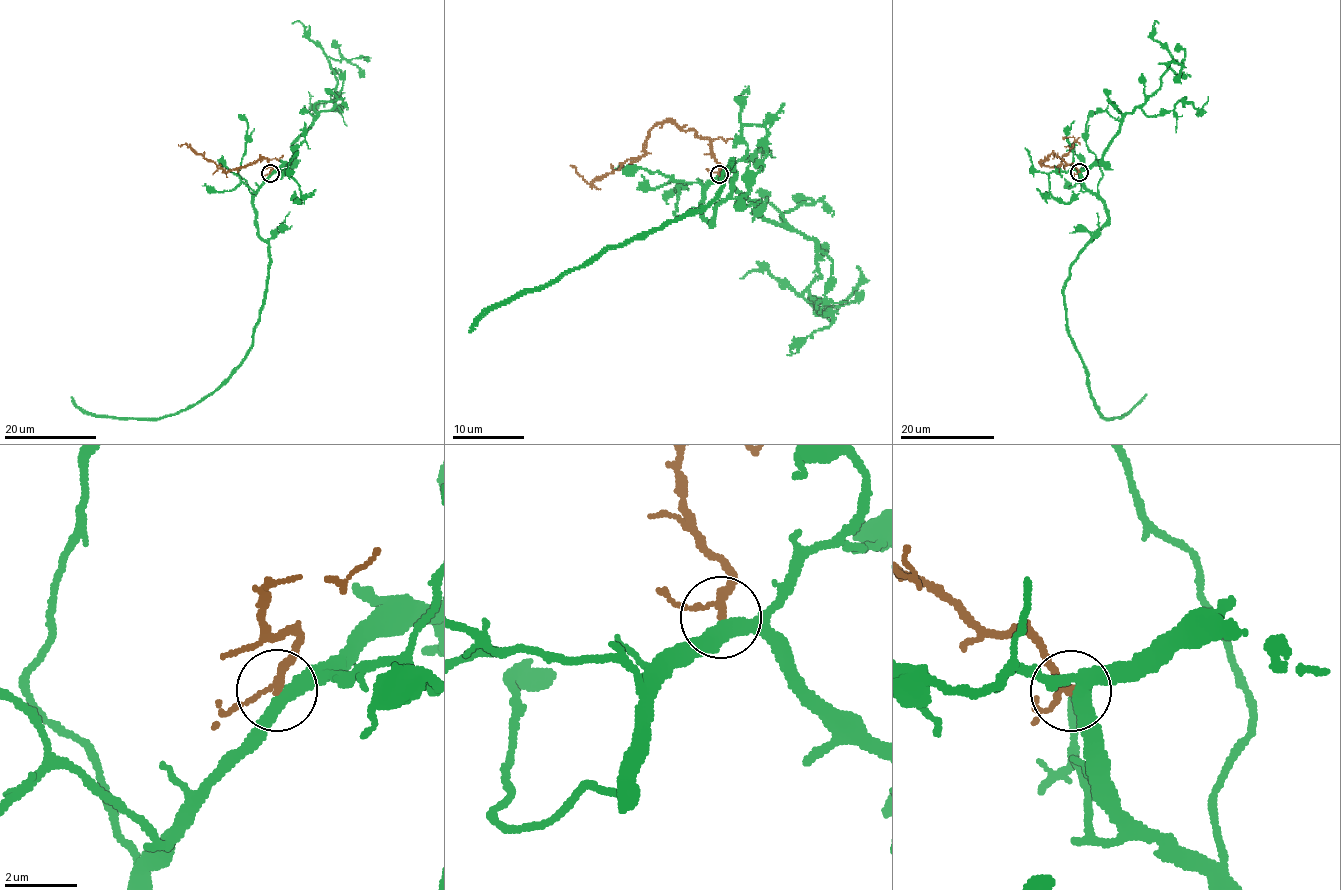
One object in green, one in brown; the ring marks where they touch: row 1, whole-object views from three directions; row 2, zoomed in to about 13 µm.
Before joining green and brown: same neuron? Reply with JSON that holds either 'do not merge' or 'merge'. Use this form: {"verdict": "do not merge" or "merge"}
{"verdict": "do not merge"}

